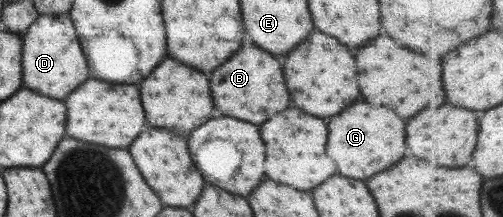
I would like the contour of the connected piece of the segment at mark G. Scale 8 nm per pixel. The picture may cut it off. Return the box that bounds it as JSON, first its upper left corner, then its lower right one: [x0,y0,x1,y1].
[326,102,404,180]

